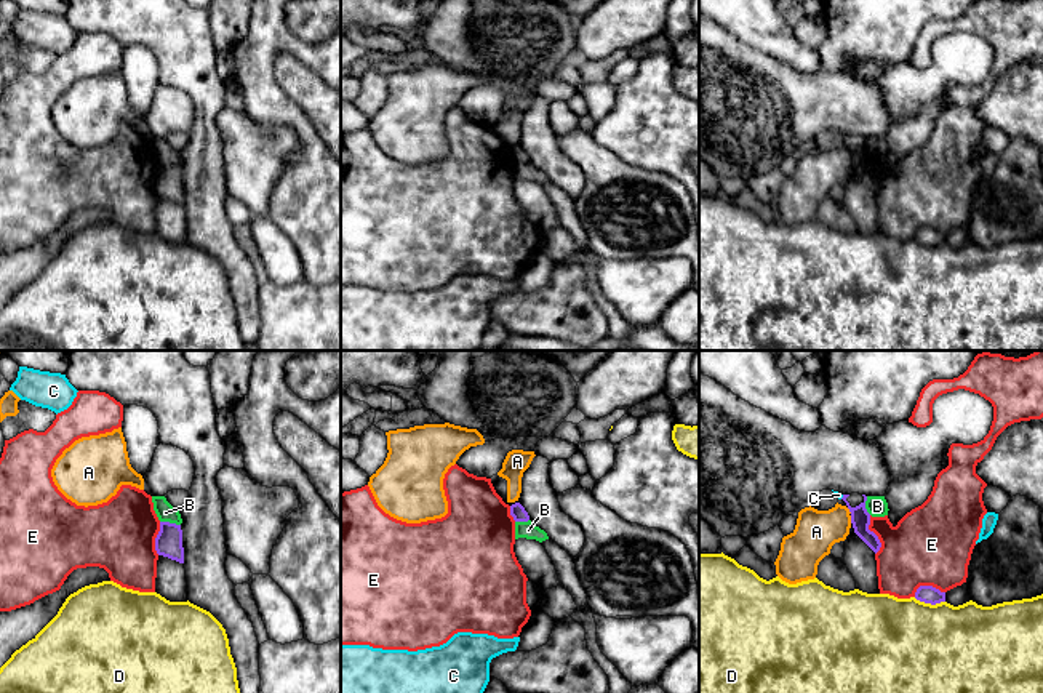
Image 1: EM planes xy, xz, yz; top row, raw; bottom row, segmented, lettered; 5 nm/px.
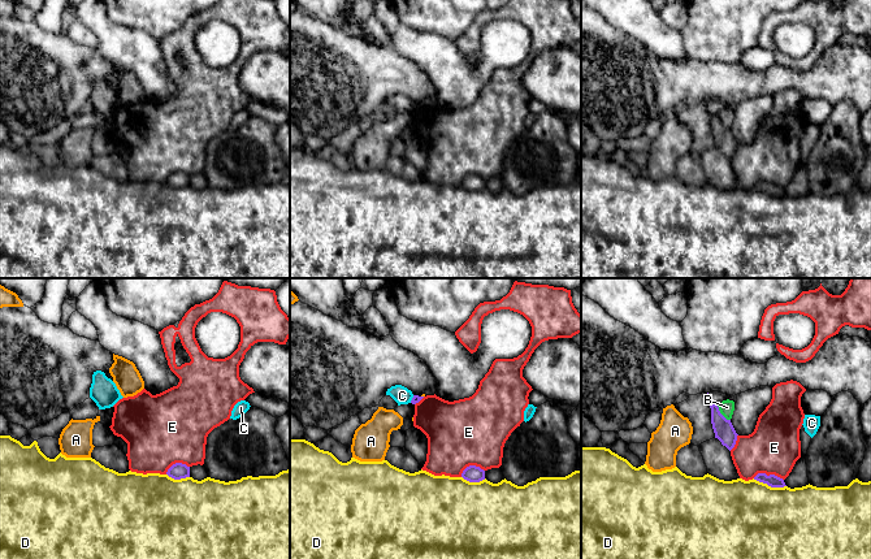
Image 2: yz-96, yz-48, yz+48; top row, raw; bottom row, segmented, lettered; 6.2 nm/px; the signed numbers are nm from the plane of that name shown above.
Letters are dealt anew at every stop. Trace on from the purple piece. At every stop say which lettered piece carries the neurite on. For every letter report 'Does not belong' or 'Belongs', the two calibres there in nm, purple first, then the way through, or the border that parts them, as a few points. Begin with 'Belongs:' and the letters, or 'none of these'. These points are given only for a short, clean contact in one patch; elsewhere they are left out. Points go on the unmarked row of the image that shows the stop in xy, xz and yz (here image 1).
Belongs: none of these
A: Does not belong. Thickness 100 nm (purple) against 220 nm
B: Does not belong. Thickness 140 nm (purple) against 90 nm. Boundary: xy (160, 162), (179, 167)
C: Does not belong. Thickness 100 nm (purple) against 30 nm
D: Does not belong. Thickness 90 nm (purple) against 480 nm
E: Does not belong. Thickness 100 nm (purple) against 360 nm

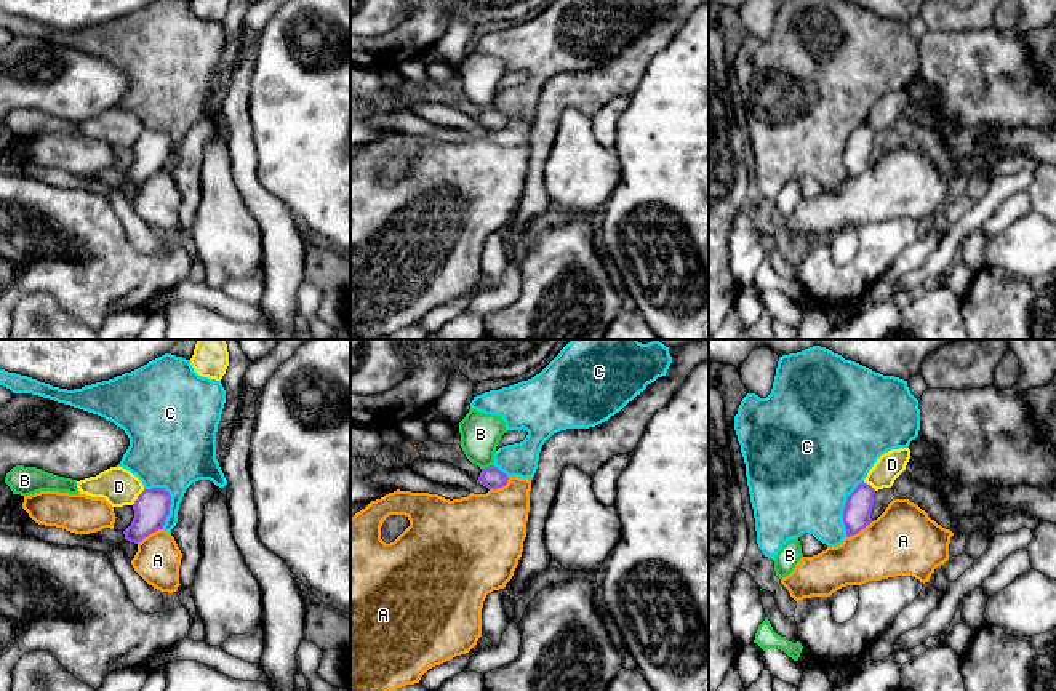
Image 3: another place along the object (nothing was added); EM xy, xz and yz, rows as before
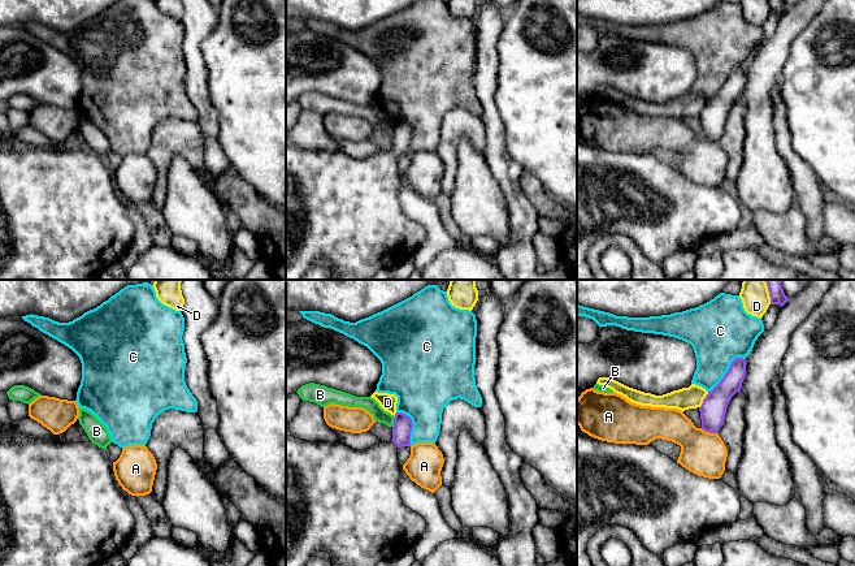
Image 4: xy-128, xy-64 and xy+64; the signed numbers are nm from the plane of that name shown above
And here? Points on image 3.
Belongs: none of these
A: Does not belong. Thickness 180 nm (purple) against 220 nm. Boundary: xy (162, 170), (136, 184)
B: Does not belong. Thickness 110 nm (purple) against 200 nm. Boundary: xz (492, 106), (482, 111)
C: Does not belong. Thickness 180 nm (purple) against 400 nm
D: Does not belong. Thickness 180 nm (purple) against 190 nm

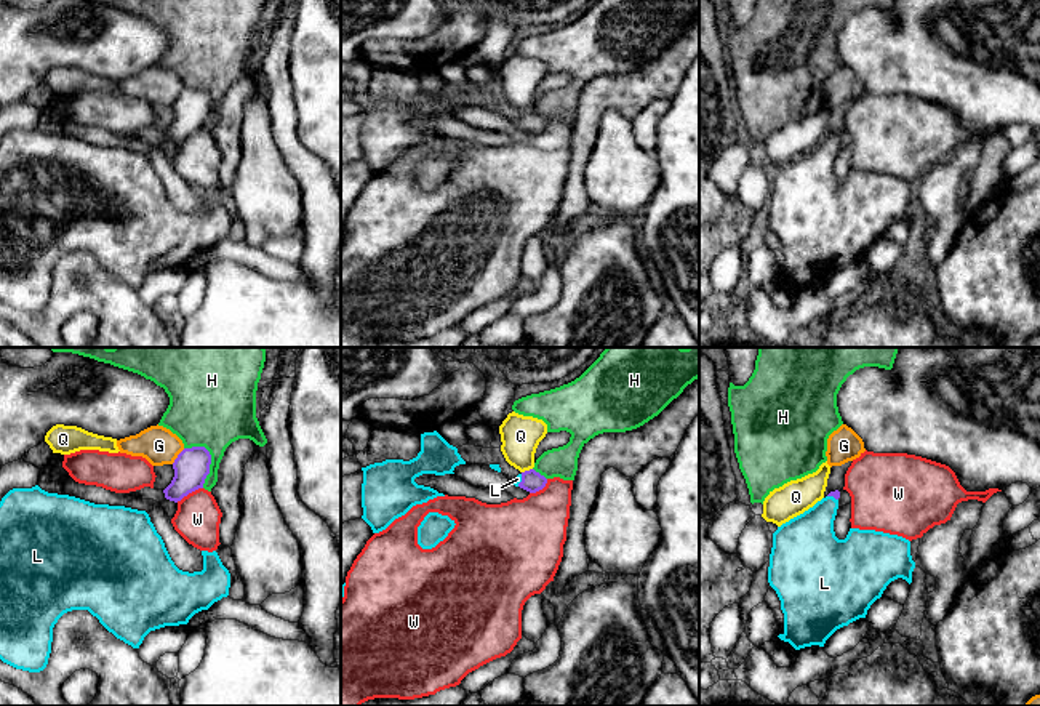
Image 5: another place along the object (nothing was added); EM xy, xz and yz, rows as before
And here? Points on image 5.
Belongs: L
G: Does not belong. Thickness 180 nm (purple) against 190 nm
H: Does not belong. Thickness 180 nm (purple) against 400 nm
L: Belongs. Thickness 110 nm (purple) against 40 nm. Path across: xz (532, 122), (522, 122), (517, 120)
Q: Does not belong. Thickness 110 nm (purple) against 200 nm. Boundary: xz (532, 109), (522, 114)
W: Does not belong. Thickness 180 nm (purple) against 220 nm. Boundary: xy (202, 128), (176, 143)

